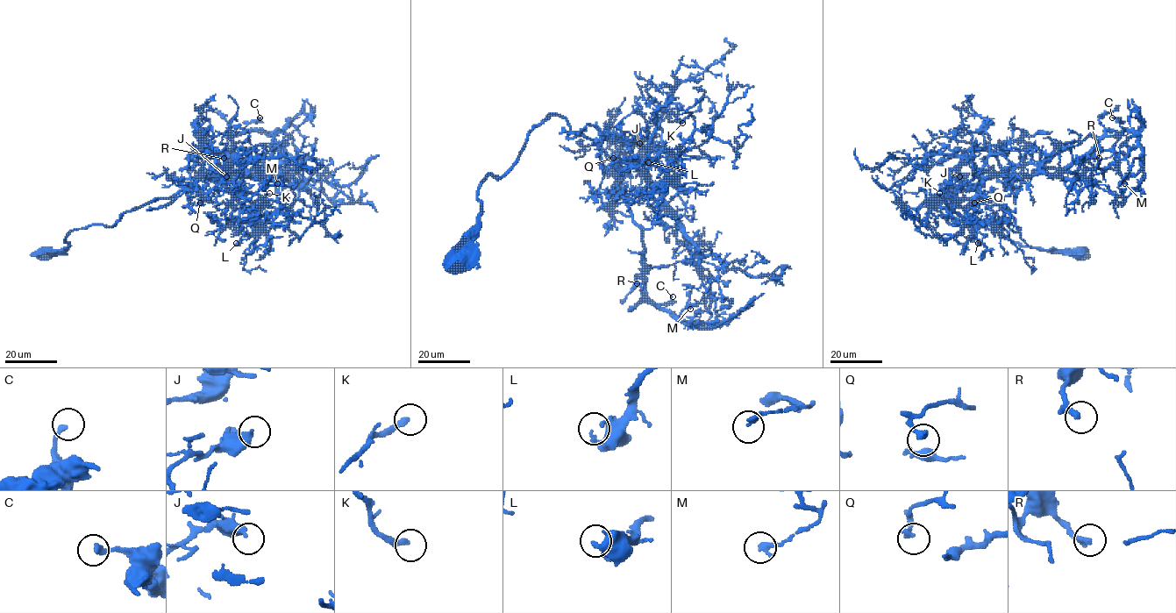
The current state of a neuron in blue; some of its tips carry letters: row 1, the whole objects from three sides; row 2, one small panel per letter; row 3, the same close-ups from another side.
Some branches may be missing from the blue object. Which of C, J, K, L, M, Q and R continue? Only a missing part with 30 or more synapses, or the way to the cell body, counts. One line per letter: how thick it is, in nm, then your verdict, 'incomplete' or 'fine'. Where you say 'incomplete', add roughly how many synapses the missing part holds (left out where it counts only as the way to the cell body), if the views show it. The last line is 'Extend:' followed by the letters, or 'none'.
C: calibre 240 nm; fine
J: calibre 400 nm; fine
K: calibre 280 nm; fine
L: calibre 190 nm; fine
M: calibre 260 nm; fine
Q: calibre 240 nm; fine
R: calibre 280 nm; fine
Extend: none

